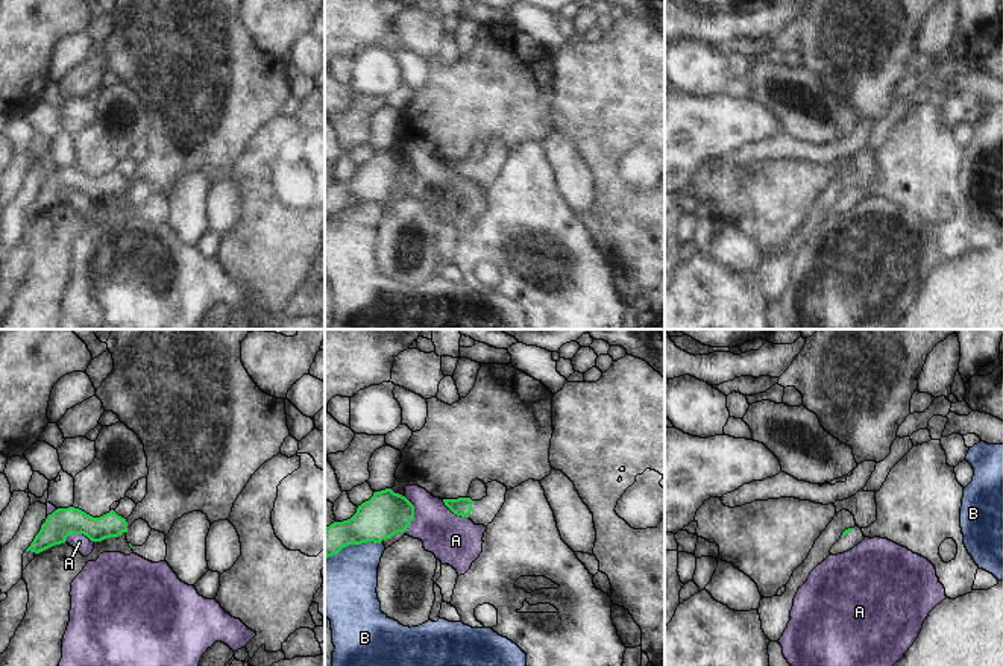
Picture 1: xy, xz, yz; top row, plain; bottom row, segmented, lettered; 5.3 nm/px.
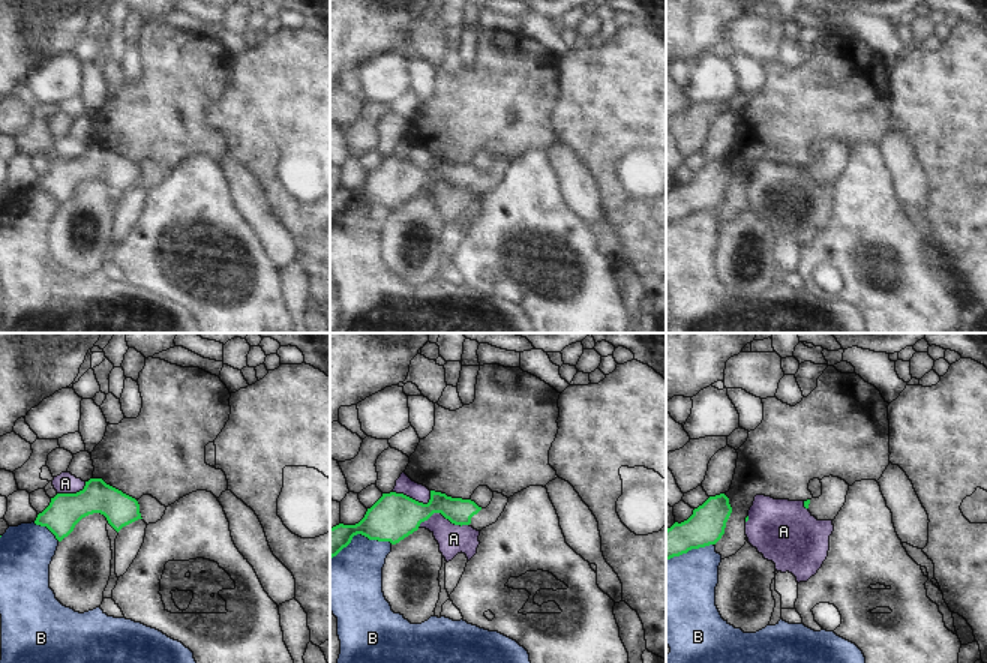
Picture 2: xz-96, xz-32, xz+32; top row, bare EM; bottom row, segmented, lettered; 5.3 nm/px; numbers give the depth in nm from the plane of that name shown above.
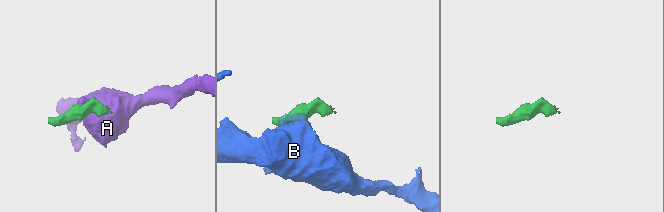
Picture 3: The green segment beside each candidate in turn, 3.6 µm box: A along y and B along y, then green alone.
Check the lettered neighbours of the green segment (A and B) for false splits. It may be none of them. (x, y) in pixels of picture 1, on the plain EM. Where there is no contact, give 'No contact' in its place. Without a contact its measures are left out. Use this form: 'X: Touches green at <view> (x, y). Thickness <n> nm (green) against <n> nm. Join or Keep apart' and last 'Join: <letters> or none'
A: Touches green at xz (413, 175). Thickness 240 nm (green) against 260 nm. Keep apart
B: Touches green at xz (352, 204). Thickness 240 nm (green) against 340 nm. Keep apart
Join: none.

